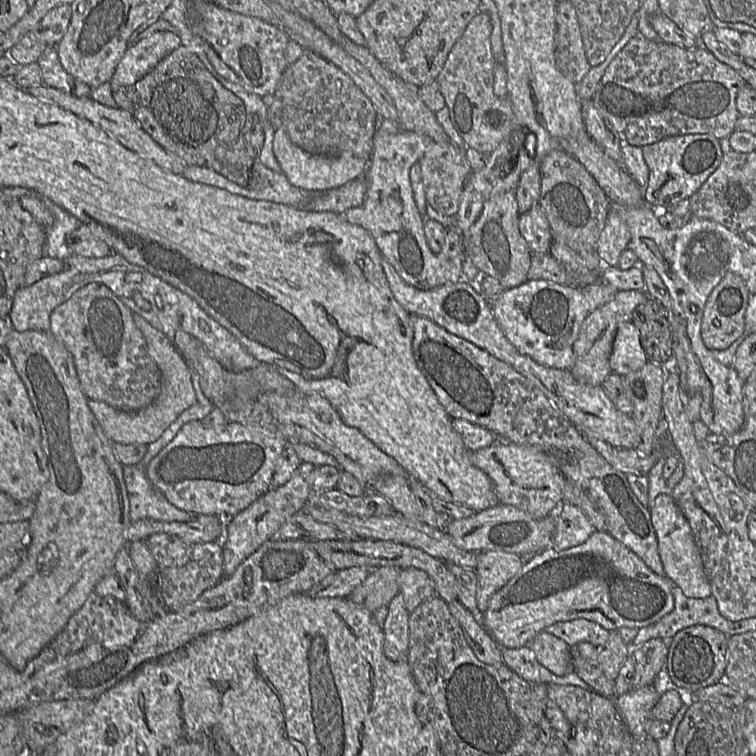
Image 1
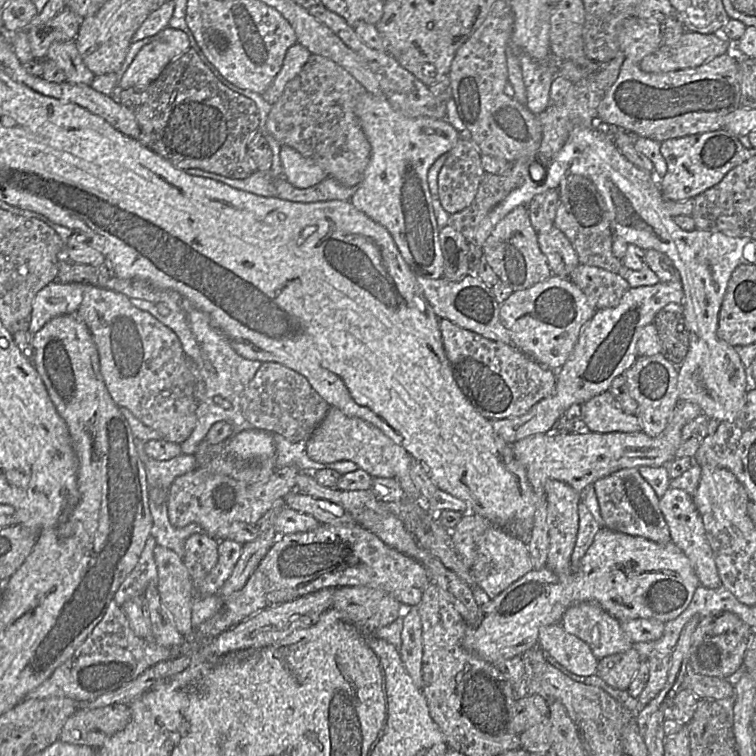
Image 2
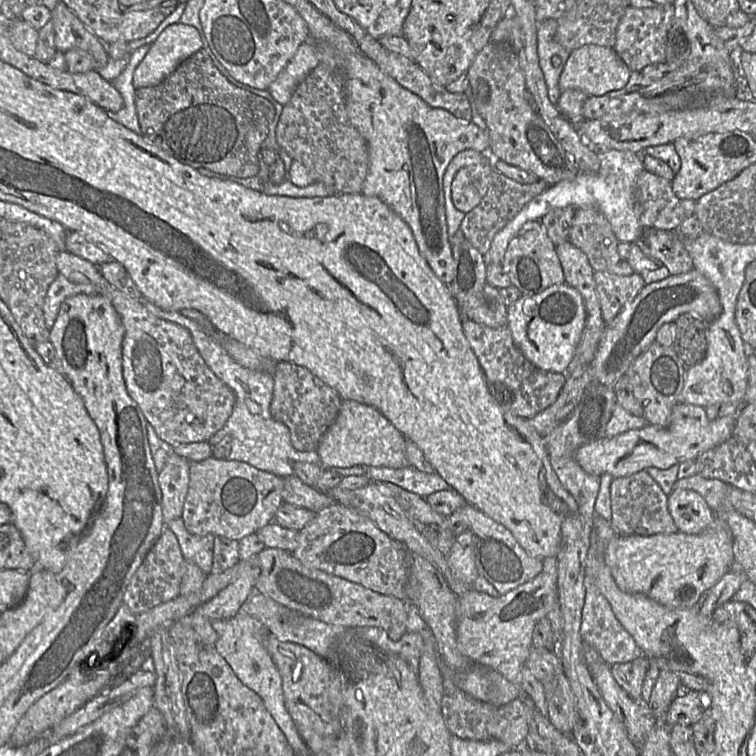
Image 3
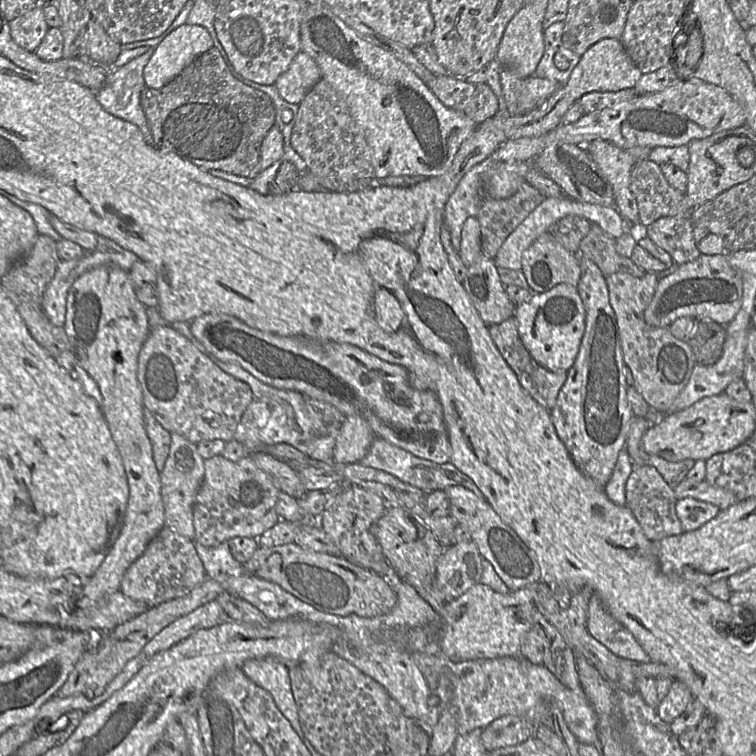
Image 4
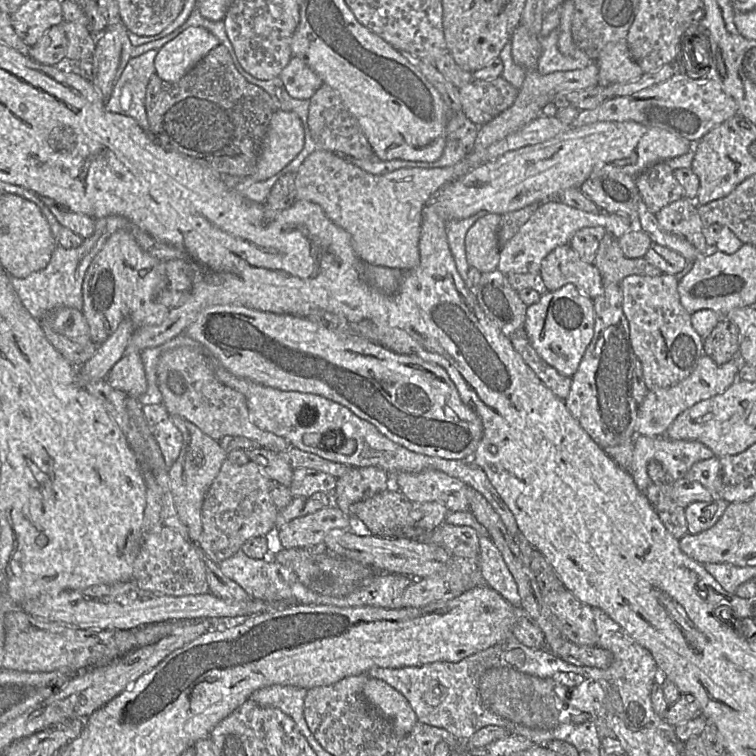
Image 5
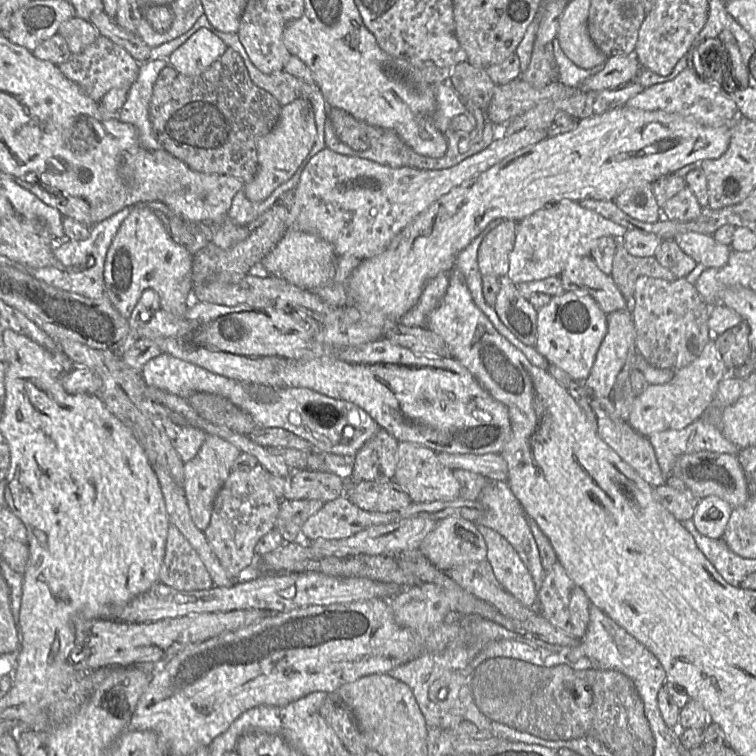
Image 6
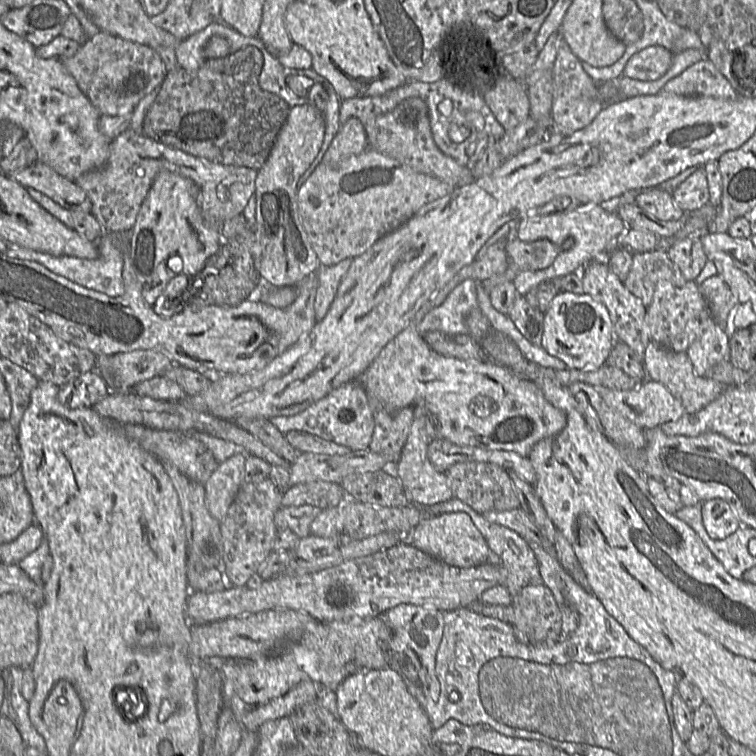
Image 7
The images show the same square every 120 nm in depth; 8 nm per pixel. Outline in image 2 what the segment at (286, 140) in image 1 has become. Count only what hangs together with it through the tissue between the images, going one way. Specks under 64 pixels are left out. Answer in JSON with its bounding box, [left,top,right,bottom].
[280,145,328,188]

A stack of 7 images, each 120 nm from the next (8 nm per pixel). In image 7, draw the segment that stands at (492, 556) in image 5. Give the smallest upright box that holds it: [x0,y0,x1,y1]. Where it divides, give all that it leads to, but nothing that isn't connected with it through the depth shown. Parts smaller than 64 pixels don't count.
[420,496,542,601]

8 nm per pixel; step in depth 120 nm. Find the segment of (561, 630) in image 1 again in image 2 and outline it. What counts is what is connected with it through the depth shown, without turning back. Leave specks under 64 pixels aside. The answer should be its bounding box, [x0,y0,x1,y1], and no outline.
[560,602,633,660]

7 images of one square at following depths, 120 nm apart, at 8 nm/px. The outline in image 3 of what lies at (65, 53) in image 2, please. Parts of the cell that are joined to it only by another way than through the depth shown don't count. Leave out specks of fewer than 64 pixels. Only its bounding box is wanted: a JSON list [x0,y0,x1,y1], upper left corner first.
[51,2,110,69]

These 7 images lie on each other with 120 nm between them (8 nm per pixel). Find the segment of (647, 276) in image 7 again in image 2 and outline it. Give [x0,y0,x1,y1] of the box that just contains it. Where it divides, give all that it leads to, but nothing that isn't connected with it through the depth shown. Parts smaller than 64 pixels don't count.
[554,175,623,273]

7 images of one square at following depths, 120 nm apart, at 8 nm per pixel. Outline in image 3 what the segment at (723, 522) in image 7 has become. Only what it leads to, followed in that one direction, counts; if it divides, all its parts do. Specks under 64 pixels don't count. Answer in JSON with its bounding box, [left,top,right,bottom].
[668,489,716,534]

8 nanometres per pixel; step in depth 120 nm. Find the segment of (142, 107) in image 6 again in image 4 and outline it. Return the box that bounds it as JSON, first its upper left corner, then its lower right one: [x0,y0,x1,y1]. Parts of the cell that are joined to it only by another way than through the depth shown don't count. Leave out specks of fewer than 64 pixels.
[96,47,155,143]

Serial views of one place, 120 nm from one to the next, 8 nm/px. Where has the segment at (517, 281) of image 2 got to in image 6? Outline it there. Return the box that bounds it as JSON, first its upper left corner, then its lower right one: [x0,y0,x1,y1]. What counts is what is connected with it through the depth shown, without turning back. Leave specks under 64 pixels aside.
[559,255,628,315]

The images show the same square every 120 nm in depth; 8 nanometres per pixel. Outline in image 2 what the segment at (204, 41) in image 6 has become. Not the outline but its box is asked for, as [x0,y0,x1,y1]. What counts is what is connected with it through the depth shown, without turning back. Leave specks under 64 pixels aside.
[119,27,190,89]

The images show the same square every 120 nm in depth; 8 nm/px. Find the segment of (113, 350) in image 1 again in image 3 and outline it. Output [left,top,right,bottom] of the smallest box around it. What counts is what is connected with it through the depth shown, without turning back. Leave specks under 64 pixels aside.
[56,251,236,446]

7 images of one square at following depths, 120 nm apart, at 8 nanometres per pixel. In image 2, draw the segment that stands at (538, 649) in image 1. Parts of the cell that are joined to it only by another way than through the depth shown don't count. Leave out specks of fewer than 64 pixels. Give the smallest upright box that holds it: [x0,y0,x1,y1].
[537,624,598,676]

